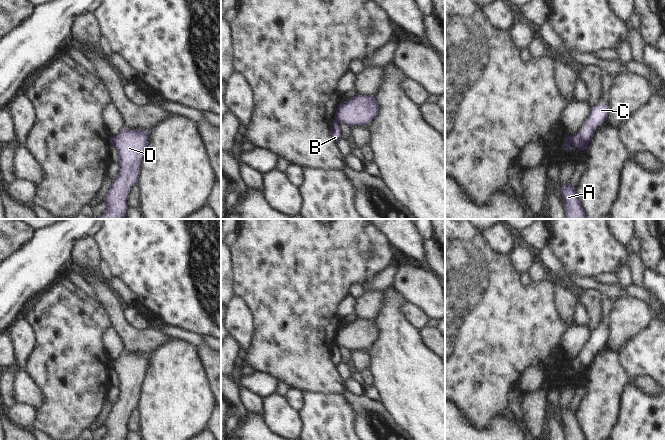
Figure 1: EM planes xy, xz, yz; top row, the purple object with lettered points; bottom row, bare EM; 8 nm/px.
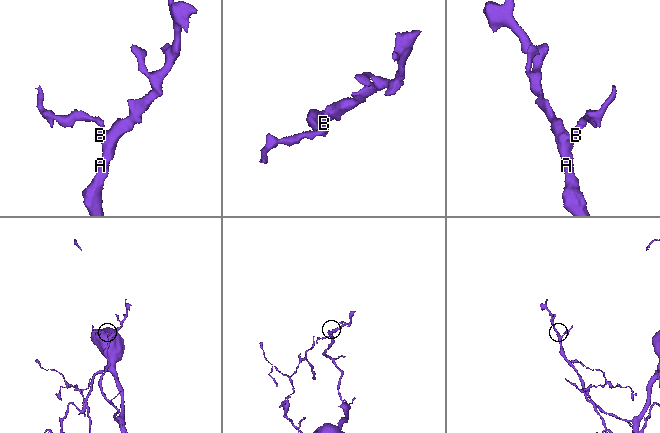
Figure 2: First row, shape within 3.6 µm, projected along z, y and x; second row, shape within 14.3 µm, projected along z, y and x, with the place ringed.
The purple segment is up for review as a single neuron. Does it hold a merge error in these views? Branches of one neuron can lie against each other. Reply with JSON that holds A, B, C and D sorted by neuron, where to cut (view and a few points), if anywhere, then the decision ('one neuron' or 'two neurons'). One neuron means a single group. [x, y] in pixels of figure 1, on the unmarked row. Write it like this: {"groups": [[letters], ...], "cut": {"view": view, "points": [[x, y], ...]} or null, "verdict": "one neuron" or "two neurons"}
{"groups": [["A", "D"], ["B", "C"]], "cut": {"view": "yz", "points": [[569, 360], [571, 368]]}, "verdict": "two neurons"}

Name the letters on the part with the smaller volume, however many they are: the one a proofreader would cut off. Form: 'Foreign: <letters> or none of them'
Foreign: B, C

